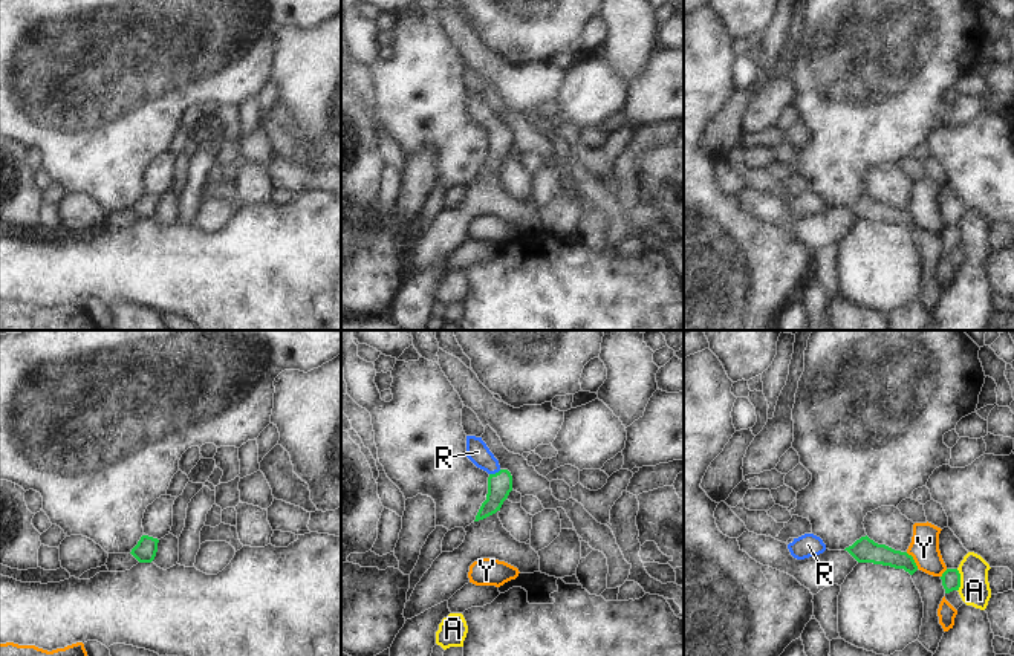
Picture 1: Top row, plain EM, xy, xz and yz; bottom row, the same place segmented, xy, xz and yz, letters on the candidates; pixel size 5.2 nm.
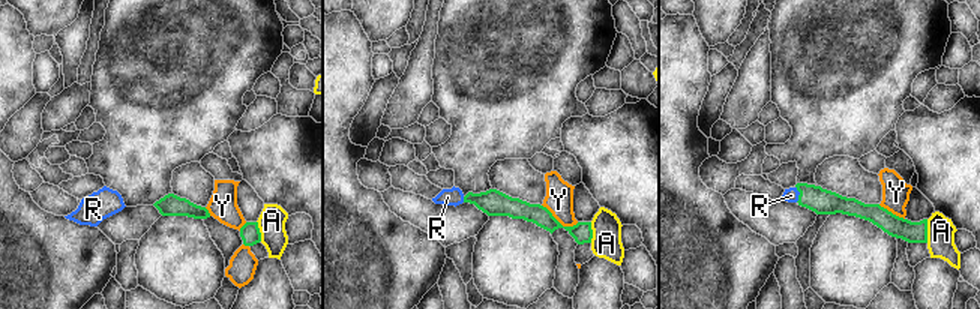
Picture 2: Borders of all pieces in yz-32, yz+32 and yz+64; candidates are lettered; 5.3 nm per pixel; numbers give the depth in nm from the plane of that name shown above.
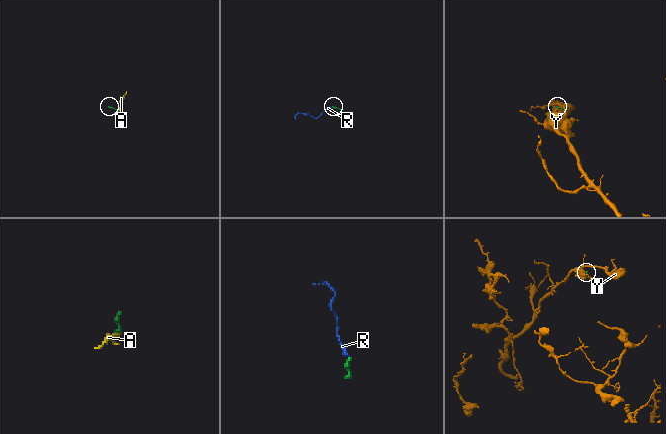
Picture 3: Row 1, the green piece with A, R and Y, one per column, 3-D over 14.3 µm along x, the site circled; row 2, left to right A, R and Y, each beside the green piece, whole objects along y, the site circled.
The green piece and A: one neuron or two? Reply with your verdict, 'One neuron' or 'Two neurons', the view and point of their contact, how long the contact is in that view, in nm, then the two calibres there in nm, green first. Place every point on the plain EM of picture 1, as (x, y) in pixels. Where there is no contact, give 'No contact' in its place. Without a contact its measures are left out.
Two neurons. Touches green at yz (959, 237). Shared border 120 nm. Thickness 100 nm (green) against 160 nm

